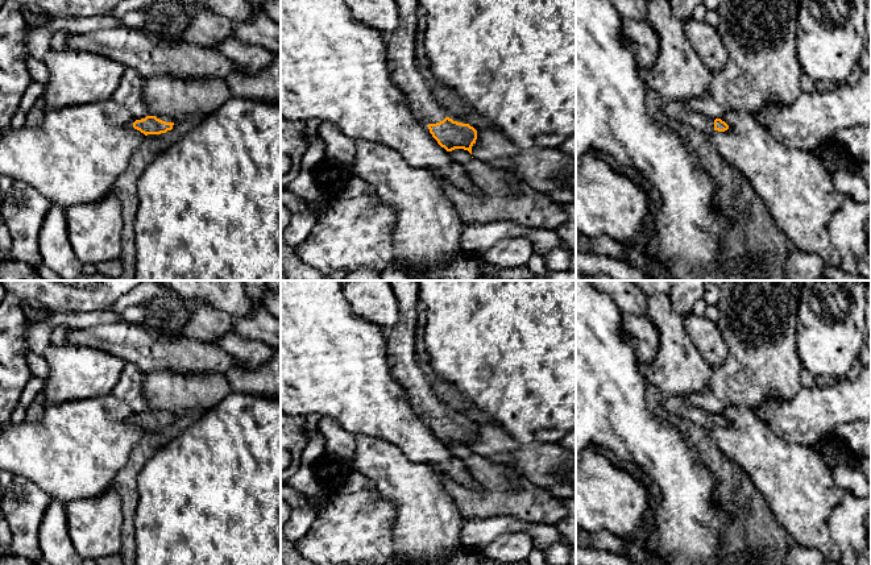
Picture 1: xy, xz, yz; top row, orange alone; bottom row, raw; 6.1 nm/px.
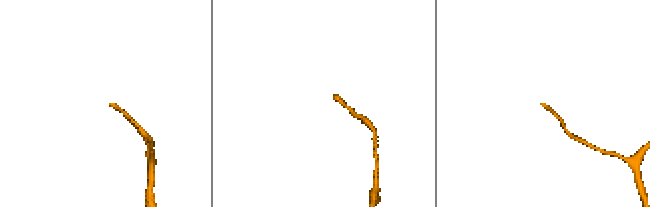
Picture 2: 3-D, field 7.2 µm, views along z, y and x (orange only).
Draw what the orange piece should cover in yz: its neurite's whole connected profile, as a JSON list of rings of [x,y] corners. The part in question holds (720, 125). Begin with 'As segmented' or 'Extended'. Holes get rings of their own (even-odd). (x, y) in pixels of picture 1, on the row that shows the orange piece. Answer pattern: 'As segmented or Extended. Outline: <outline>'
Extended. Outline: [[[681,101],[664,103],[660,117],[665,121],[675,120],[690,125],[692,128],[706,134],[710,134],[714,130],[725,132],[729,129],[729,125],[721,119],[714,120],[708,116],[701,116]]]

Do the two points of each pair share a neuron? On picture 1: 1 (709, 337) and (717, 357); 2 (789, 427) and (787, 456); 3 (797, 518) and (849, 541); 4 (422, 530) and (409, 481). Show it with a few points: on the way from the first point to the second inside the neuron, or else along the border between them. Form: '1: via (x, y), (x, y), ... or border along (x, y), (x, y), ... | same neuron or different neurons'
1: via (710, 343), (716, 352) | same neuron
2: border along (766, 422), (787, 441), (814, 447) | different neurons
3: border along (838, 503), (830, 512), (826, 527), (841, 551) | different neurons
4: via (422, 518), (422, 502), (417, 493) | same neuron

